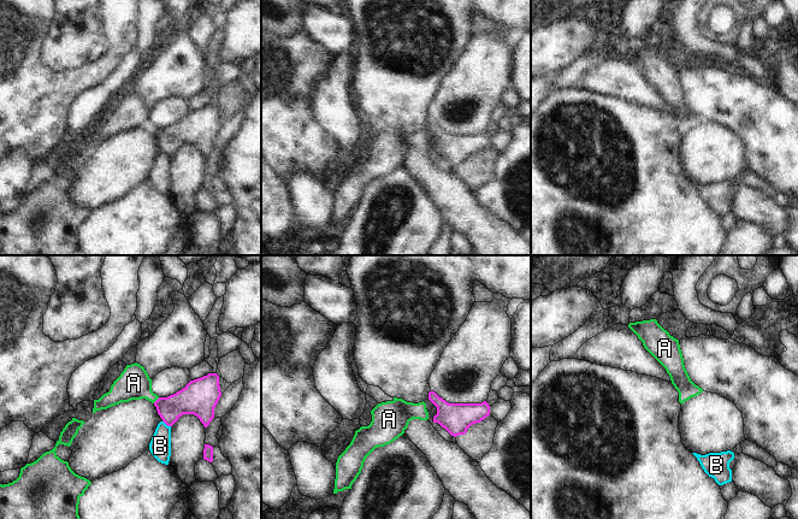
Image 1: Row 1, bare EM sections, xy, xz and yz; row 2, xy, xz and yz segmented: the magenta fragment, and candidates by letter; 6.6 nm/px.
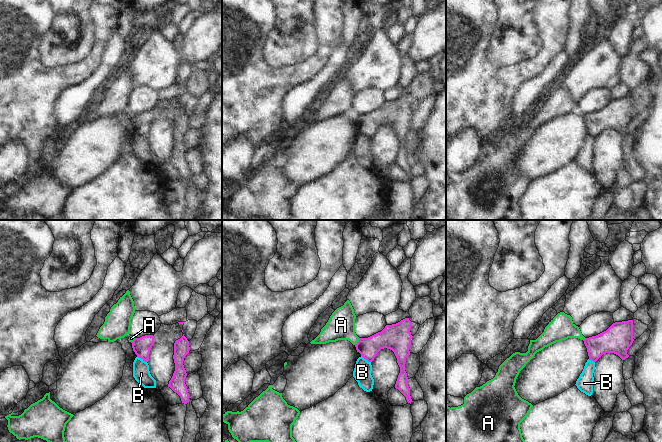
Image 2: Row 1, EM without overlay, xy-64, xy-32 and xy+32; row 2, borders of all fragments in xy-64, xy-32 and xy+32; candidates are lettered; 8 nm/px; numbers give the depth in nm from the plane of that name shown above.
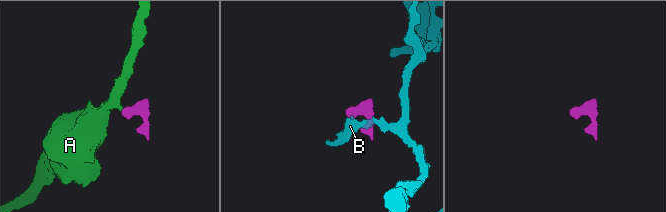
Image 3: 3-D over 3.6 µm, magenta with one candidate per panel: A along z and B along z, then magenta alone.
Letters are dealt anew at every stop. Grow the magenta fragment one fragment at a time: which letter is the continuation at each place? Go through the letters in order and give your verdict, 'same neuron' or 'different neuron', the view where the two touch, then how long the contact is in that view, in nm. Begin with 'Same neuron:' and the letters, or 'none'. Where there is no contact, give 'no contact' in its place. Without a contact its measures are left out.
Same neuron: none
A: different neuron | xy | 60 nm
B: different neuron | xy | 70 nm

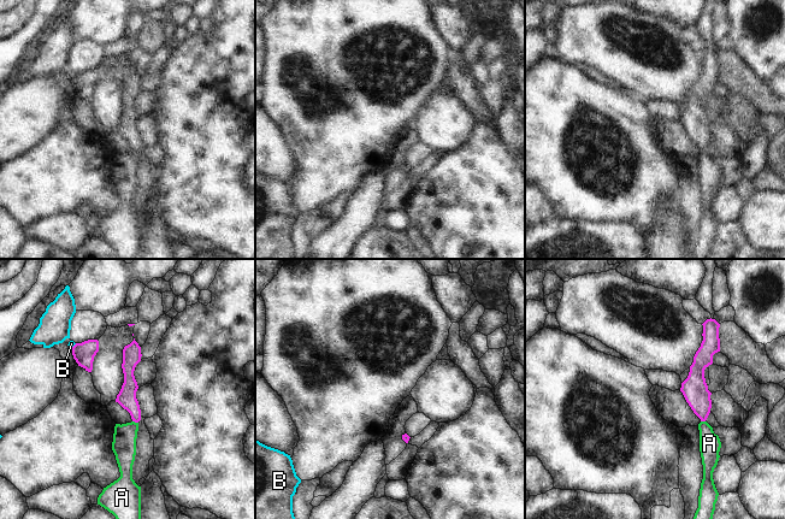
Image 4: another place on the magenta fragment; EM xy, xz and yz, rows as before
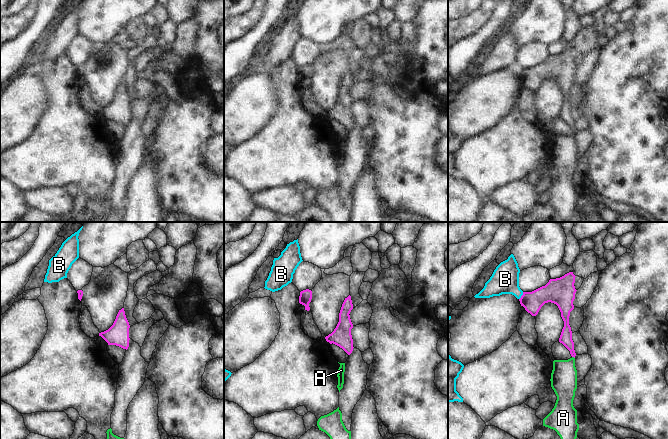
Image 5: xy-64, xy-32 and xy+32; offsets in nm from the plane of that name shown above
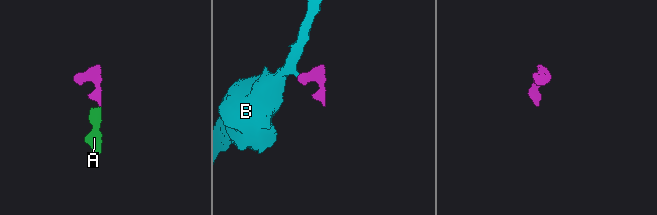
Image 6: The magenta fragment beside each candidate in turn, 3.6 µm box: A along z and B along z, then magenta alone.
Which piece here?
Same neuron: A
A: same neuron | xy | 40 nm
B: different neuron | xy | 50 nm

